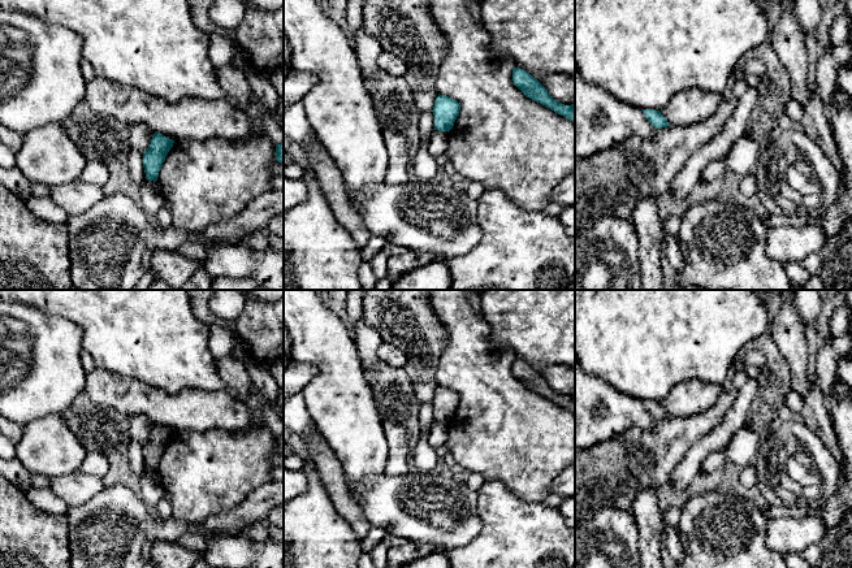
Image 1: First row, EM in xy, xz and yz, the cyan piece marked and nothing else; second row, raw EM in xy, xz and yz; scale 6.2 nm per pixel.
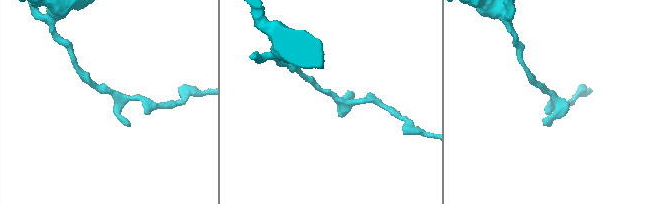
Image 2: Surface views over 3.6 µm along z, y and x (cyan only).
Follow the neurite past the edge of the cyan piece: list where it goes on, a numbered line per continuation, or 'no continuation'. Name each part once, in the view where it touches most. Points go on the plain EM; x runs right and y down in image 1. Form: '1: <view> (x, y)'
no continuation

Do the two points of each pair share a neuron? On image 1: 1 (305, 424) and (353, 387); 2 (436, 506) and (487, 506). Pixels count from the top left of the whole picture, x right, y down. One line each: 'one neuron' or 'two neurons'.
1: two neurons
2: two neurons

